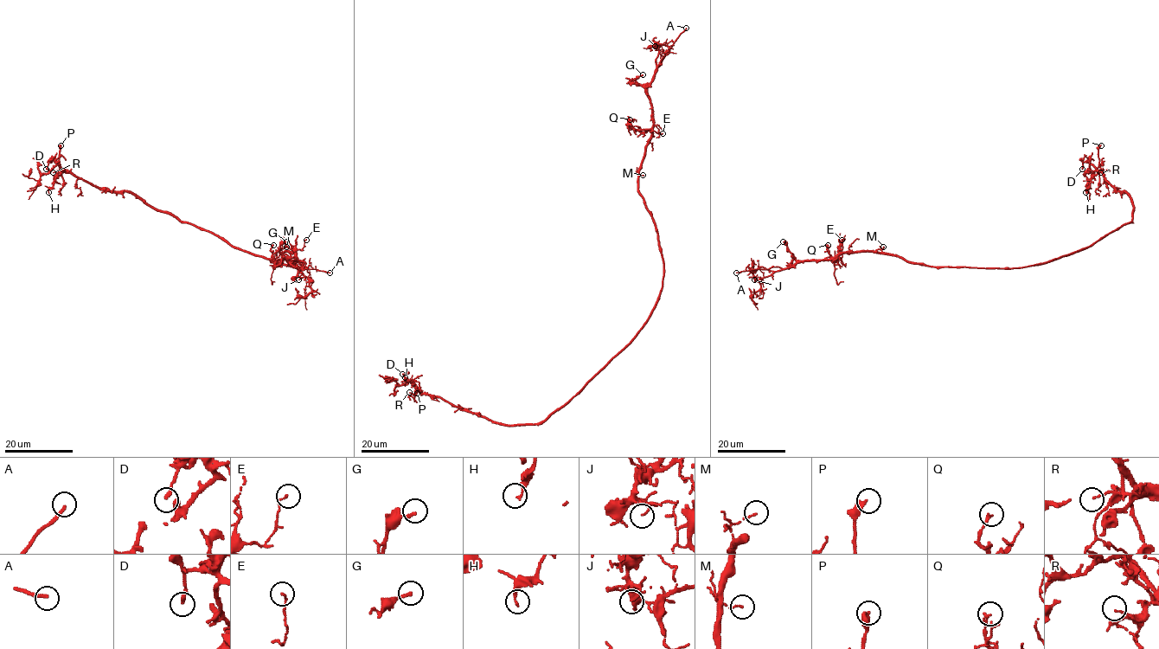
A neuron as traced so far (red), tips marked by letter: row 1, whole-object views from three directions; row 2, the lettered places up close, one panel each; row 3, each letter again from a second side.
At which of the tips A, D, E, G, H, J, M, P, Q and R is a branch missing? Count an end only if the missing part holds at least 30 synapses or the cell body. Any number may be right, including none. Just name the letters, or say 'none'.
A

